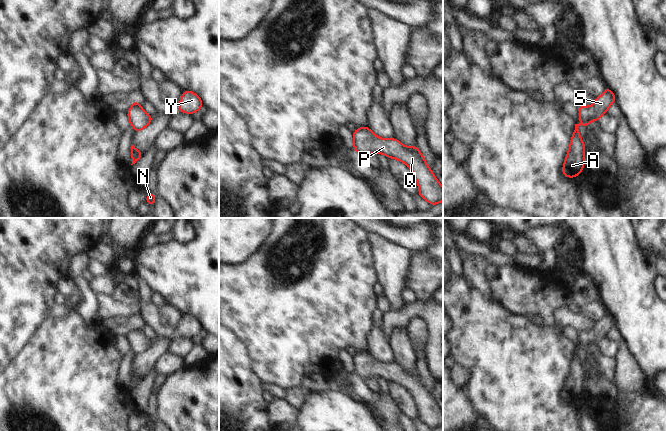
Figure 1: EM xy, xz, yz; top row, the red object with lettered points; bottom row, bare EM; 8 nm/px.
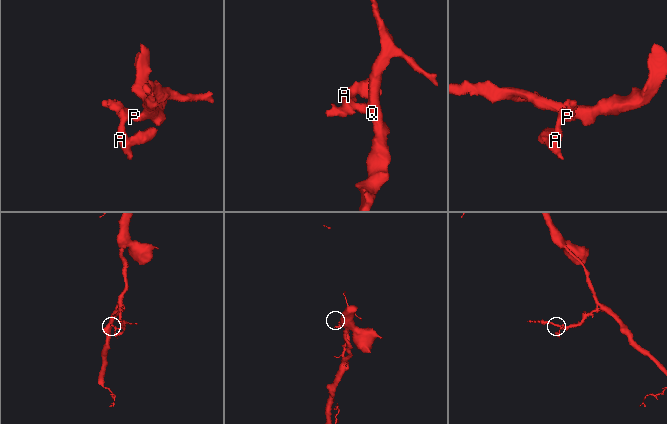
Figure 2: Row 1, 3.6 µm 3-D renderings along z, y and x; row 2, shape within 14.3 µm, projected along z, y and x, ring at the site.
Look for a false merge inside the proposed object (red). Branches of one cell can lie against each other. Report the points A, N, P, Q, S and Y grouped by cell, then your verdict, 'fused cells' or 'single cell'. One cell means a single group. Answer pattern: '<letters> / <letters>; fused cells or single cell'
A N P Q S Y; single cell

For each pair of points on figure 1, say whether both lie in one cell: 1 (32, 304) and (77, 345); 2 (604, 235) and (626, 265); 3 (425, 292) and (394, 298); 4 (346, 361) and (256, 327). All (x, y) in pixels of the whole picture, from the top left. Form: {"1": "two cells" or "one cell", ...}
{"1": "two cells", "2": "one cell", "3": "two cells", "4": "two cells"}

